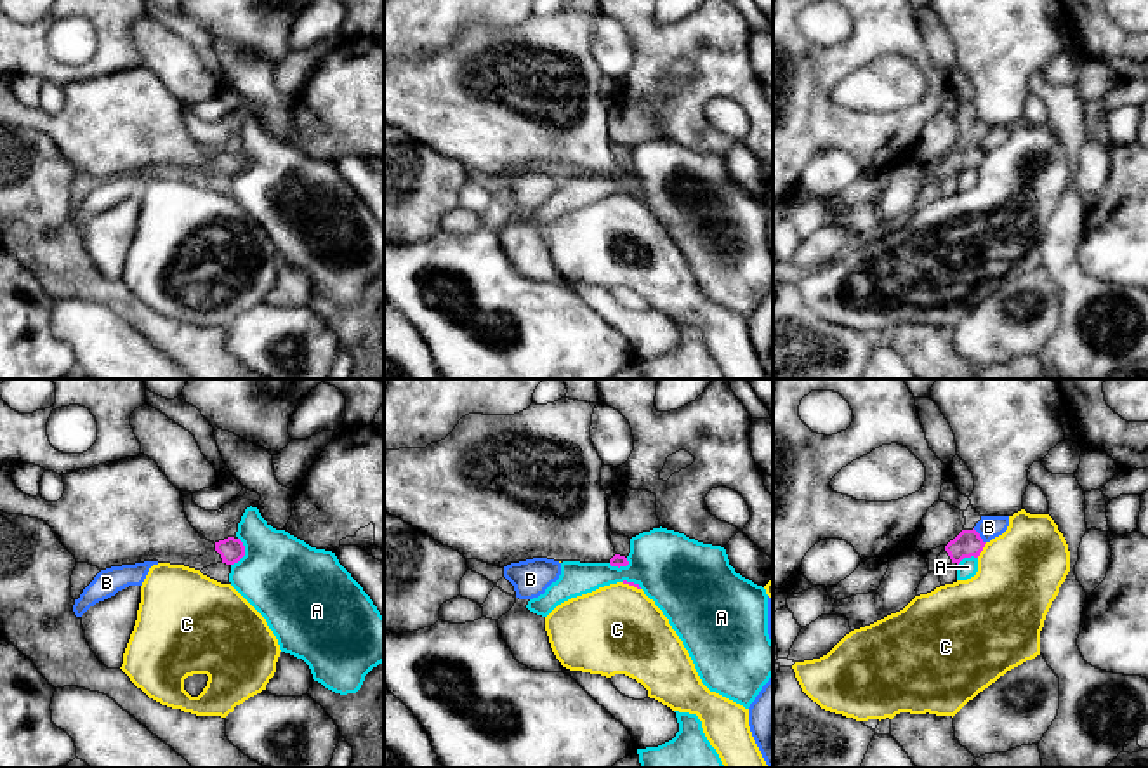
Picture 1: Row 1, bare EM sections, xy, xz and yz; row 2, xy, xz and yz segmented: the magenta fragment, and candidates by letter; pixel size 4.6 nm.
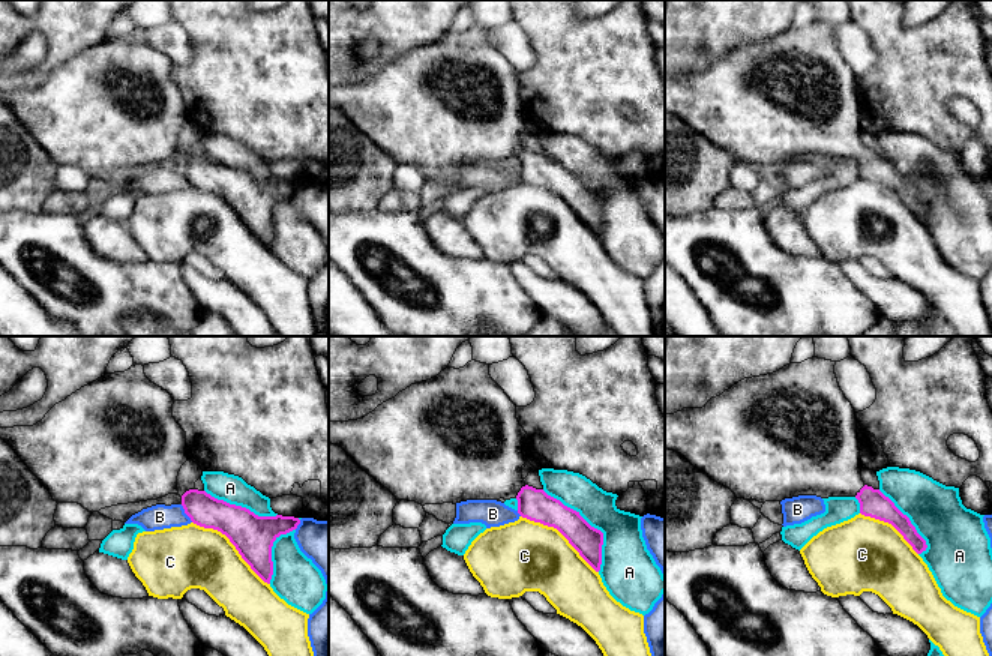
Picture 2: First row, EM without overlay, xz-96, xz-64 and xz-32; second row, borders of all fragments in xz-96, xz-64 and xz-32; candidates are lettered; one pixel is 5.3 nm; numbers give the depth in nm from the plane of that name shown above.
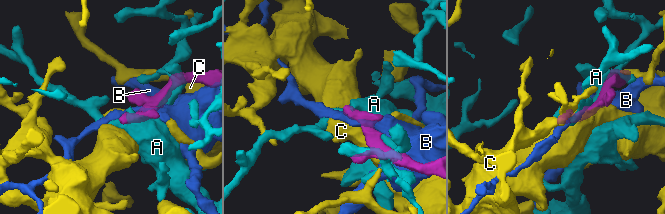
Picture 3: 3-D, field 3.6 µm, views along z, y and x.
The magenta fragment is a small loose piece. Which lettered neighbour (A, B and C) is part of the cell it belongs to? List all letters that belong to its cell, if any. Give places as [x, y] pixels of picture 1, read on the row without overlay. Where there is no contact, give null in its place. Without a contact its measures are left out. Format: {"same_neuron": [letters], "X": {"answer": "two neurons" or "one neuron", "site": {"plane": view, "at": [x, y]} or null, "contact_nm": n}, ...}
{"same_neuron": [], "A": {"answer": "two neurons", "site": {"plane": "xy", "at": [244, 164]}, "contact_nm": 140}, "B": {"answer": "two neurons", "site": {"plane": "yz", "at": [978, 146]}, "contact_nm": 90}, "C": {"answer": "two neurons", "site": {"plane": "yz", "at": [982, 160]}, "contact_nm": 90}}

